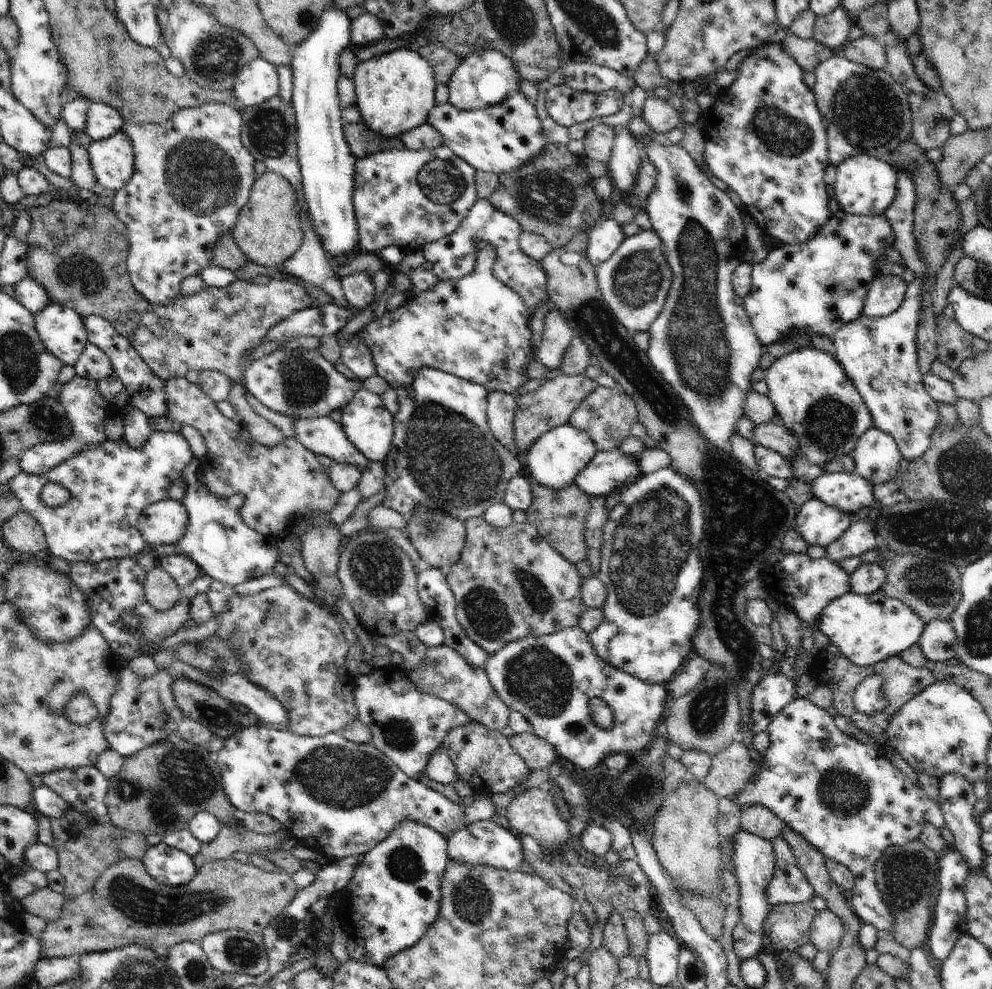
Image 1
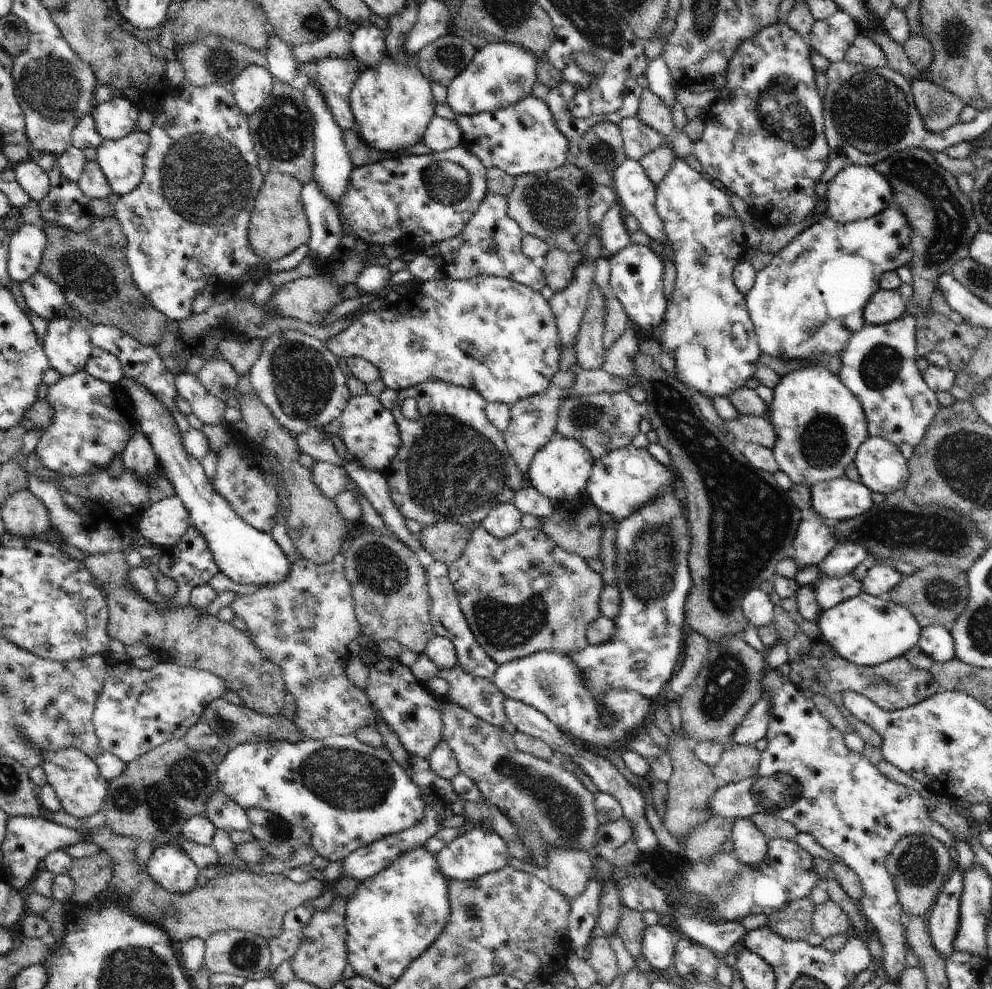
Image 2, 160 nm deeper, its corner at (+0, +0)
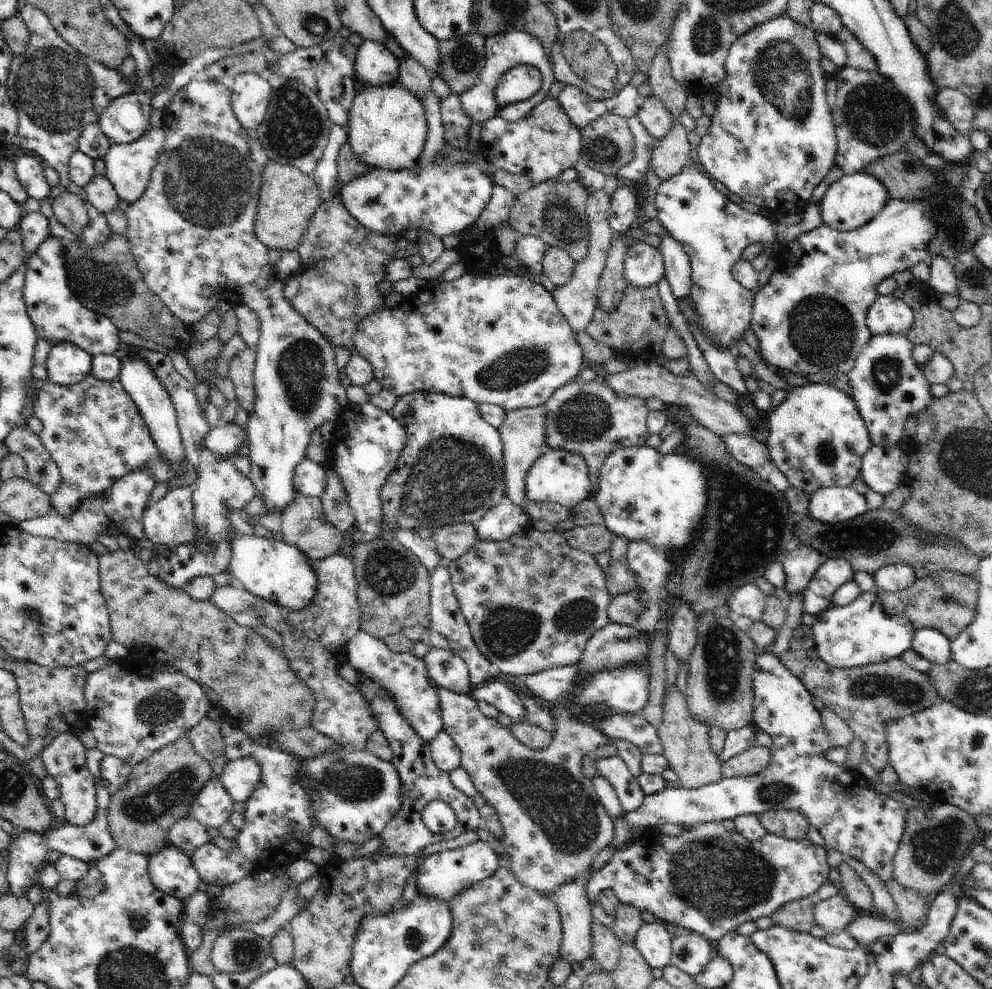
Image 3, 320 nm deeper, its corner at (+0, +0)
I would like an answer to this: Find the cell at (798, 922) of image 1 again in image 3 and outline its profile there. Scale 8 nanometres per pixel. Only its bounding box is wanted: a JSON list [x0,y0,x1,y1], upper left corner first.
[770,898,815,932]

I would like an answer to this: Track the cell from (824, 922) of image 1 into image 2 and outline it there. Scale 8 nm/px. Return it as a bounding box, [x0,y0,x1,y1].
[813,900,853,938]

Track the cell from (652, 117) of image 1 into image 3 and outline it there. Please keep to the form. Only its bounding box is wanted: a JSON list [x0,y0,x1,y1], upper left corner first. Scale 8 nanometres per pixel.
[636,95,676,140]

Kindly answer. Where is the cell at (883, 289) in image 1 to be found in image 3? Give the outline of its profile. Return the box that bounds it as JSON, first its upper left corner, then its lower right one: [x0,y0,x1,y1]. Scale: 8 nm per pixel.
[866,295,914,335]

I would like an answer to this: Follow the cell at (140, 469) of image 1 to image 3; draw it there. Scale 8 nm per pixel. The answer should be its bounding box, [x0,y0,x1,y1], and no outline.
[204,422,248,457]

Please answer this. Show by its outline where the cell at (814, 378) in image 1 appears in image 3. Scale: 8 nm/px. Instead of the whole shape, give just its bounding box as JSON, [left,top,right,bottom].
[765,384,873,494]

